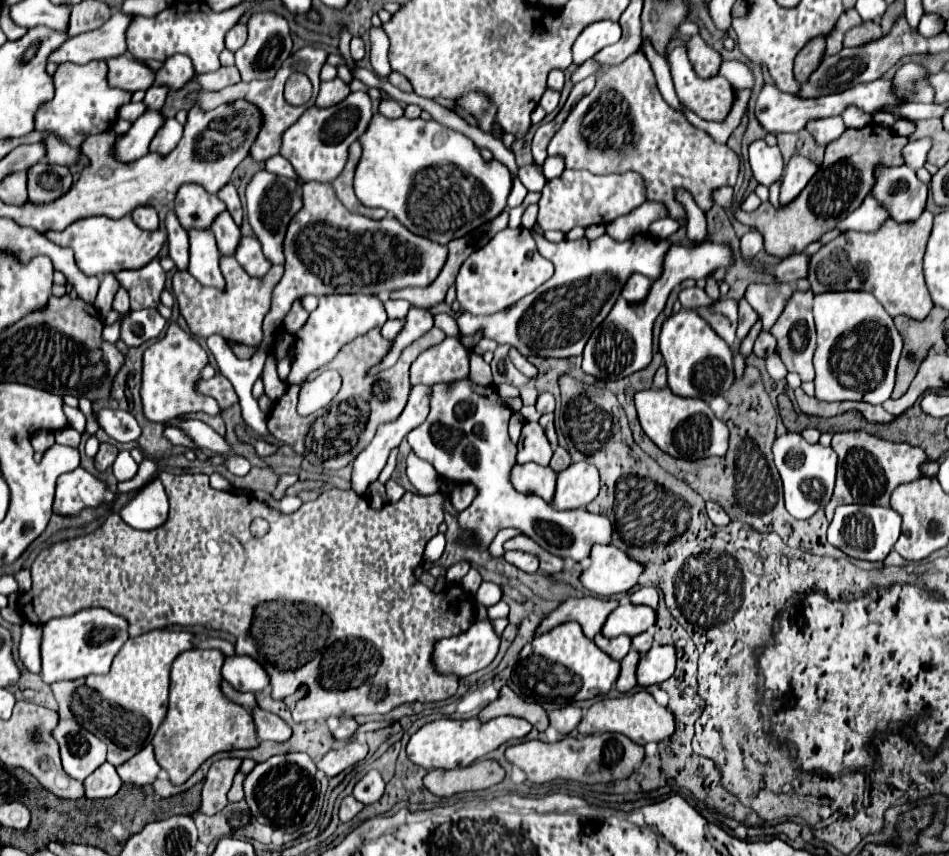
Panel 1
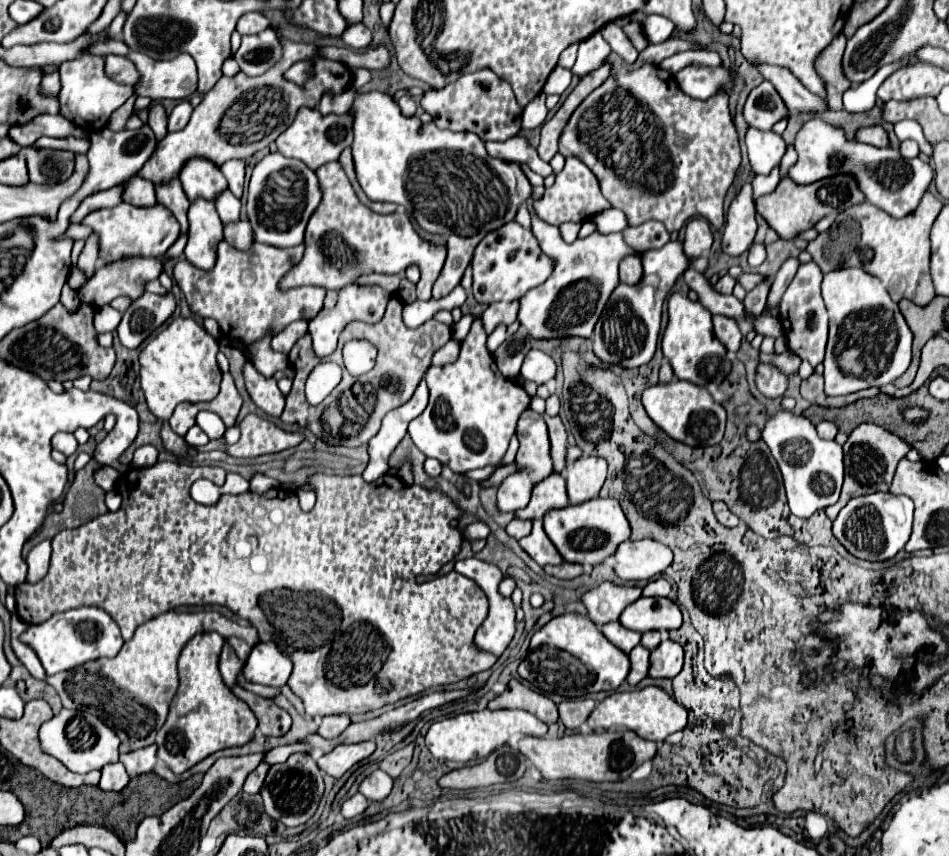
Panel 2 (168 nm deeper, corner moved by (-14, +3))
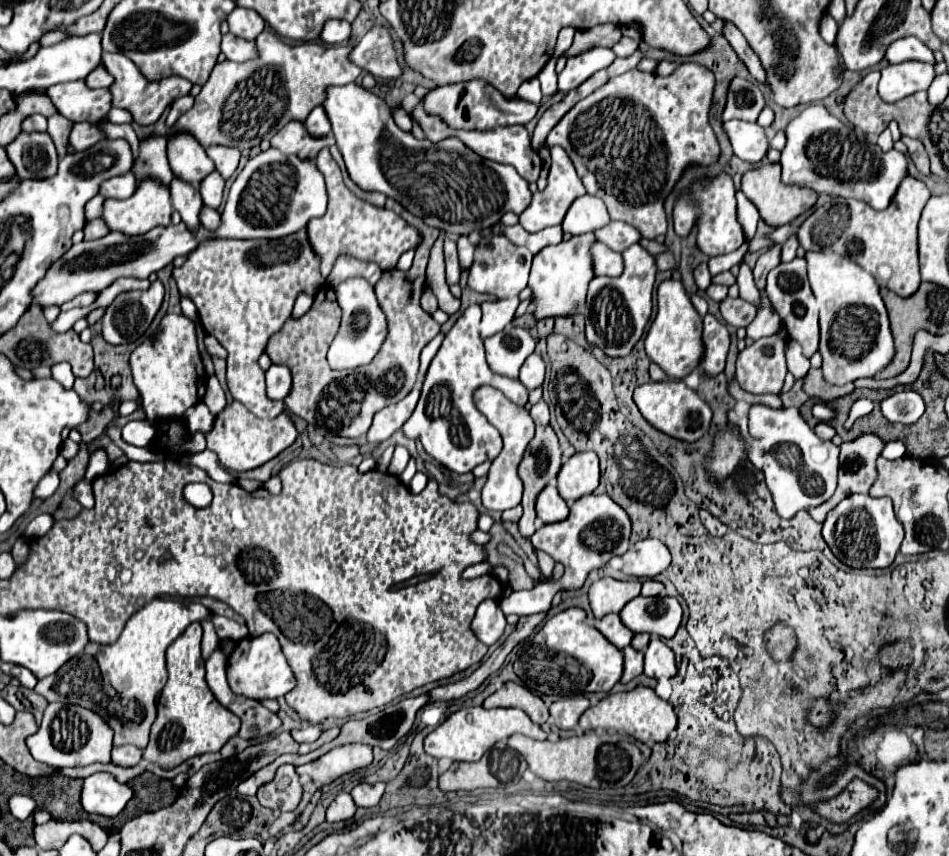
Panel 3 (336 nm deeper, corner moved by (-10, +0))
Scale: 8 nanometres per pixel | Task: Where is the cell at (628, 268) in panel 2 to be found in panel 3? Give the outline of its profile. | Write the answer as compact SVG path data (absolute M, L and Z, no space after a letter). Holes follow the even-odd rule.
M594 243L594 273L604 277L618 277L624 271L624 259L604 243Z

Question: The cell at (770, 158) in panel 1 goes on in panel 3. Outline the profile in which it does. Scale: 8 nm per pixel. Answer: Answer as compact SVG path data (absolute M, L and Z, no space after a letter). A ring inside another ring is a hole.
M726 121L724 131L730 137L734 155L748 163L760 163L768 149L770 141L766 131L758 123L746 123L746 121Z

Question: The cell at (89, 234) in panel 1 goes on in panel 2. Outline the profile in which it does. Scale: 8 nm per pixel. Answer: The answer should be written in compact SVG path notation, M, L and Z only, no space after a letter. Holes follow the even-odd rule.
M126 202L114 208L100 208L90 212L84 218L84 224L88 224L94 232L100 234L100 256L106 262L116 262L122 256L148 256L148 258L164 256L166 250L180 236L178 220L160 202L154 208L132 206Z

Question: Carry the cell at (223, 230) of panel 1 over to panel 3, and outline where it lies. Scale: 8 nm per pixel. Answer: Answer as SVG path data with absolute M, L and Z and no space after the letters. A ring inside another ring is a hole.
M214 171L214 175L208 175L202 183L200 183L200 193L202 193L202 201L204 205L218 209L222 203L222 193L224 193L224 179L220 177L218 171Z

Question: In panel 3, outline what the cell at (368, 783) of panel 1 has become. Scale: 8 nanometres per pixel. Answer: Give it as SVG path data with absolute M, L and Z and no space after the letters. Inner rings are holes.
M378 781L374 785L370 783L360 783L352 789L352 799L358 807L374 807L378 805L380 797L384 795L384 783Z

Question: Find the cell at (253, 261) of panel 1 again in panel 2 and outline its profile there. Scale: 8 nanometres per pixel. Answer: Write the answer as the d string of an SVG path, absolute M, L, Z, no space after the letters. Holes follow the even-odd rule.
M240 216L240 220L236 220L234 224L224 224L224 238L238 250L248 250L250 244L254 242L250 224L244 216Z

